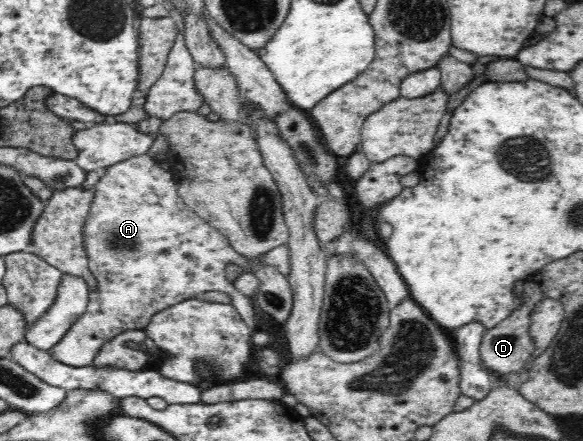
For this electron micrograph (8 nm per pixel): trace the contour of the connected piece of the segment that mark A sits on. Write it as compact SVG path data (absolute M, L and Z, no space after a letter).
M142 154L140 156L133 156L128 160L106 168L104 176L100 177L95 185L94 198L83 226L82 239L84 239L84 247L86 247L86 255L88 255L88 267L90 272L96 277L98 286L94 291L90 290L91 294L89 295L88 306L86 310L84 310L84 314L80 314L80 316L74 320L74 324L70 326L70 330L64 334L64 338L62 338L58 344L54 345L50 350L47 350L54 360L74 368L90 366L92 365L94 357L97 356L98 351L106 341L112 340L112 338L121 335L127 330L144 331L153 314L156 314L158 311L166 310L166 308L174 306L174 304L178 304L178 302L195 298L198 294L214 290L227 294L230 297L231 306L237 310L237 313L244 319L244 322L248 324L250 328L256 330L256 328L254 328L254 326L256 326L256 316L254 315L252 298L236 290L236 287L230 284L228 278L225 276L228 264L241 266L246 273L252 273L253 264L250 263L250 259L246 259L244 255L238 254L236 250L230 247L230 241L226 239L226 235L223 235L219 230L216 230L213 226L204 222L204 220L194 213L191 208L186 206L186 203L178 194L177 182L174 182L173 175L170 174L170 171L161 168L150 155Z

